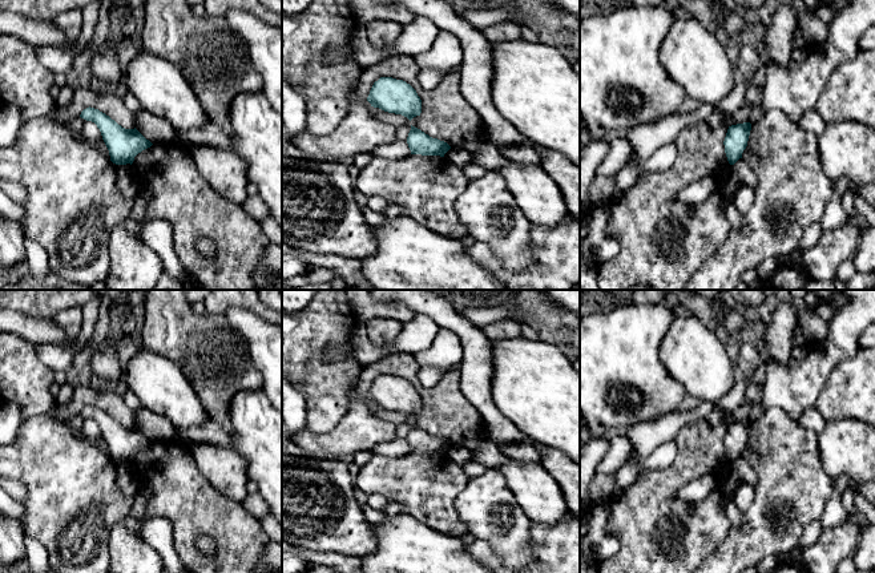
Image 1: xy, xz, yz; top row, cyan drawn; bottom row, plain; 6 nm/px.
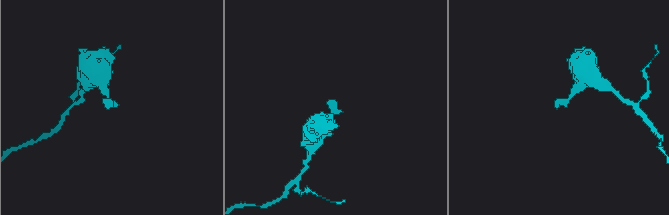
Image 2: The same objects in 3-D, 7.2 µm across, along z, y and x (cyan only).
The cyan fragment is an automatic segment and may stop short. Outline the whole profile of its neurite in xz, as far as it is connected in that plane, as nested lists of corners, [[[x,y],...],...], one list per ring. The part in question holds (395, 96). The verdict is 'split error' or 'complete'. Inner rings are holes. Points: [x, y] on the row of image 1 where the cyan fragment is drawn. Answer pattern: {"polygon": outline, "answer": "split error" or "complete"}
{"polygon": [[[380,77],[375,81],[367,101],[374,108],[402,114],[410,121],[422,113],[422,100],[416,90],[406,81],[392,77]]], "answer": "complete"}

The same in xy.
{"polygon": [[[89,106],[81,112],[80,117],[97,125],[110,161],[116,165],[132,165],[138,153],[153,145],[136,128],[125,129],[98,109]]], "answer": "complete"}

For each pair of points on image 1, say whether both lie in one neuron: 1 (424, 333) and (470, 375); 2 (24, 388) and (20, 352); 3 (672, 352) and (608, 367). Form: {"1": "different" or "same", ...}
{"1": "different", "2": "same", "3": "different"}

